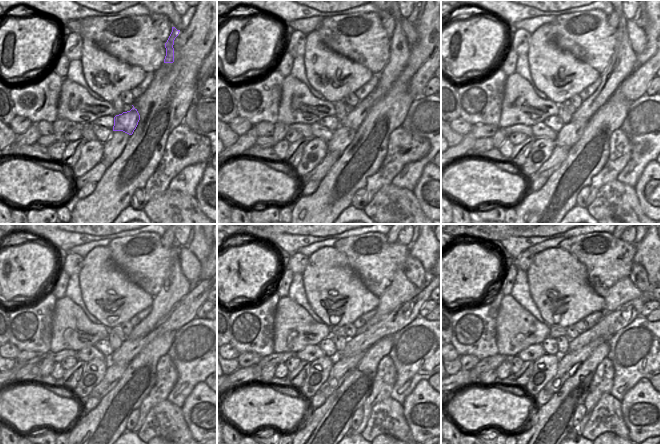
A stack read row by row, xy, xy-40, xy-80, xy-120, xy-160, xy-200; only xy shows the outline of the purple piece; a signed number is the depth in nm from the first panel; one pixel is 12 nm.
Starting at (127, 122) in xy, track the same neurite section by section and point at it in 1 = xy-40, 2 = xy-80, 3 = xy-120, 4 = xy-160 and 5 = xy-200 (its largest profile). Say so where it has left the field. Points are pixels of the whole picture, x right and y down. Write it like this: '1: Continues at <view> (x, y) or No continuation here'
1: Continues at xy-40 (399, 54)
2: Continues at xy-80 (624, 60)
3: Continues at xy-120 (176, 286)
4: Continues at xy-160 (401, 290)
5: Continues at xy-200 (623, 291)

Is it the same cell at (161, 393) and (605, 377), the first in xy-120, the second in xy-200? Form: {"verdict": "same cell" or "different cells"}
{"verdict": "same cell"}

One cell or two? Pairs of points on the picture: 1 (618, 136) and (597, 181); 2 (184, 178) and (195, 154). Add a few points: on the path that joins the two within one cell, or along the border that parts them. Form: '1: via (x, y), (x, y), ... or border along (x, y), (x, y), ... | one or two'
1: via (618, 148), (609, 172) | one
2: border along (206, 161), (186, 166), (171, 179) | two

